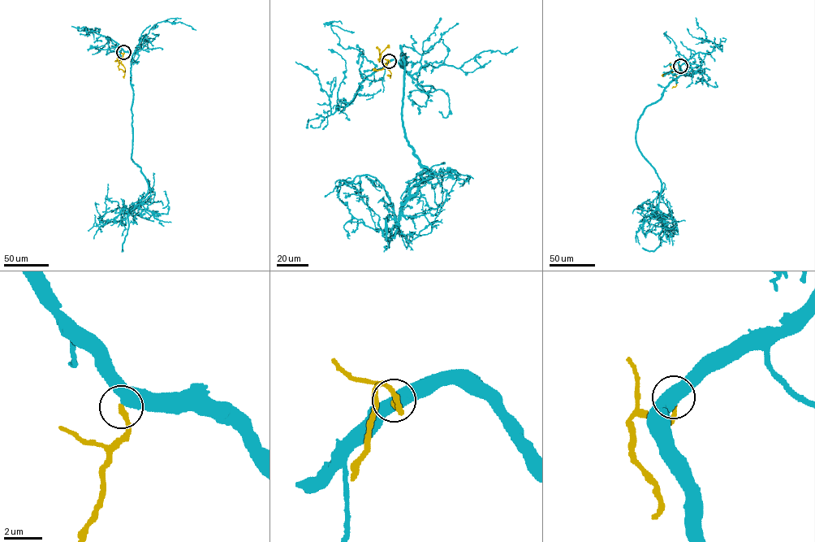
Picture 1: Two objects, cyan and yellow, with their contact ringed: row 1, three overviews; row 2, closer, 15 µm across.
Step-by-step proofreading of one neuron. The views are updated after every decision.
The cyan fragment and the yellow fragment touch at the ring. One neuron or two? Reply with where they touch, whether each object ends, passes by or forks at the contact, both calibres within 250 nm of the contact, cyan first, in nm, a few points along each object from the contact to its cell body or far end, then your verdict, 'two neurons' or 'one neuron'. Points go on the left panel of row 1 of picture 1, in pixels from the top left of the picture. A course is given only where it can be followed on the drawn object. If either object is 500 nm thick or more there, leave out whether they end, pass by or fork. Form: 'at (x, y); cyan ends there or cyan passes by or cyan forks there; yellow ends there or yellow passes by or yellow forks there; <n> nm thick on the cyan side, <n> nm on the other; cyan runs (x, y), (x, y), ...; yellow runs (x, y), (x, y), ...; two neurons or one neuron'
at (123, 52); 500 nm thick on the cyan side, 240 nm on the other; cyan runs (123, 52), (131, 56), (131, 158), (148, 191), (105, 224), (99, 219), (107, 184); yellow runs (123, 52), (121, 62), (124, 67), (123, 78); one neuron

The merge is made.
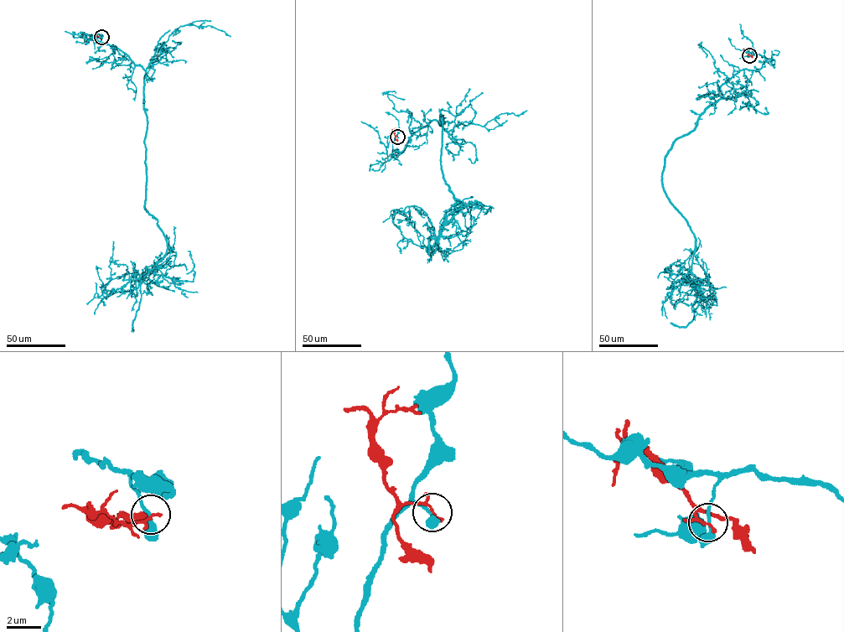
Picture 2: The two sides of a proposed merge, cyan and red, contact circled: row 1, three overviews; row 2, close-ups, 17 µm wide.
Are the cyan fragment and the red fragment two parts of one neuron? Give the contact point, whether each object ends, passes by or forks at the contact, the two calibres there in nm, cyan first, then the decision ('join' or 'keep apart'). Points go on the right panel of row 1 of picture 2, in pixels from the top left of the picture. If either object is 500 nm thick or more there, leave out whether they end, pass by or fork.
at (749, 55); cyan passes by; red passes by; 220 nm thick on the cyan side, 140 nm on the other; keep apart

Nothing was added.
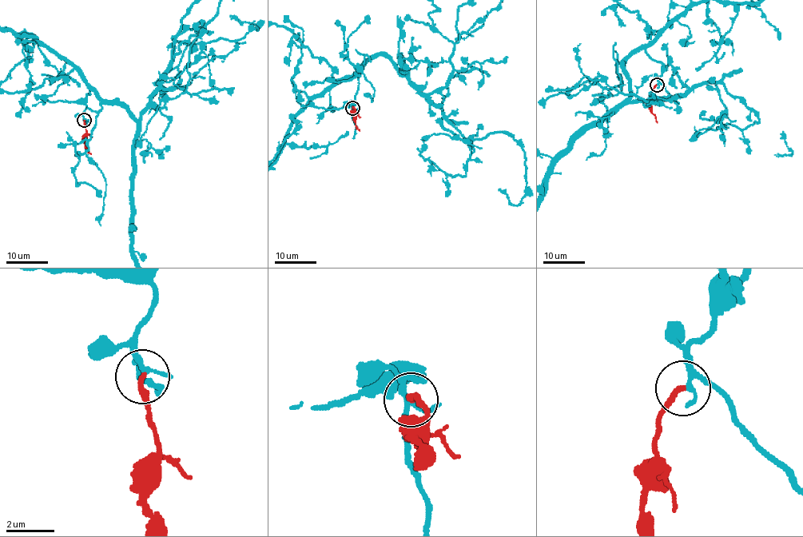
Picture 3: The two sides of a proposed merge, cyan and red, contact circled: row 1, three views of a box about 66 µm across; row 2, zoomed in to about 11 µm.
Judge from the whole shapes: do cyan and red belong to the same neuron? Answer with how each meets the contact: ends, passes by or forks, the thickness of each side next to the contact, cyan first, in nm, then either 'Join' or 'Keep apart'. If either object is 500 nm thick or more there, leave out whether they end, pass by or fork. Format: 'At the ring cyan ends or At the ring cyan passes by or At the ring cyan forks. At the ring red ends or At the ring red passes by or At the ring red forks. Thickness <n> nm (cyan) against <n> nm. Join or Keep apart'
At the ring cyan forks. At the ring red ends. Thickness 170 nm (cyan) against 240 nm. Join

